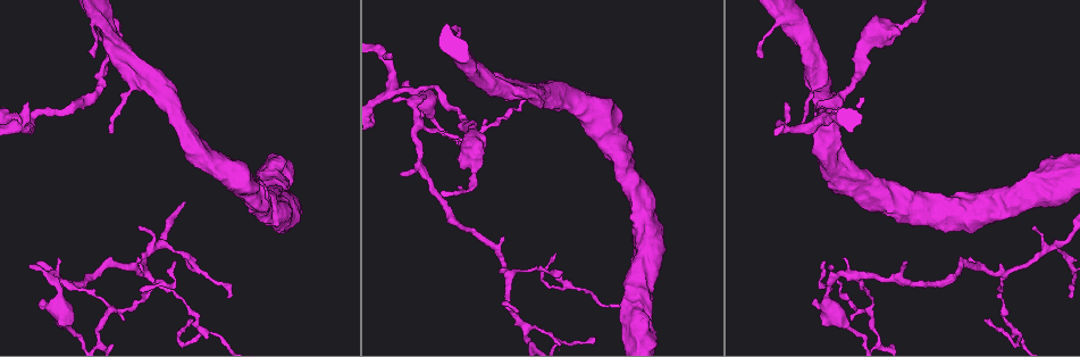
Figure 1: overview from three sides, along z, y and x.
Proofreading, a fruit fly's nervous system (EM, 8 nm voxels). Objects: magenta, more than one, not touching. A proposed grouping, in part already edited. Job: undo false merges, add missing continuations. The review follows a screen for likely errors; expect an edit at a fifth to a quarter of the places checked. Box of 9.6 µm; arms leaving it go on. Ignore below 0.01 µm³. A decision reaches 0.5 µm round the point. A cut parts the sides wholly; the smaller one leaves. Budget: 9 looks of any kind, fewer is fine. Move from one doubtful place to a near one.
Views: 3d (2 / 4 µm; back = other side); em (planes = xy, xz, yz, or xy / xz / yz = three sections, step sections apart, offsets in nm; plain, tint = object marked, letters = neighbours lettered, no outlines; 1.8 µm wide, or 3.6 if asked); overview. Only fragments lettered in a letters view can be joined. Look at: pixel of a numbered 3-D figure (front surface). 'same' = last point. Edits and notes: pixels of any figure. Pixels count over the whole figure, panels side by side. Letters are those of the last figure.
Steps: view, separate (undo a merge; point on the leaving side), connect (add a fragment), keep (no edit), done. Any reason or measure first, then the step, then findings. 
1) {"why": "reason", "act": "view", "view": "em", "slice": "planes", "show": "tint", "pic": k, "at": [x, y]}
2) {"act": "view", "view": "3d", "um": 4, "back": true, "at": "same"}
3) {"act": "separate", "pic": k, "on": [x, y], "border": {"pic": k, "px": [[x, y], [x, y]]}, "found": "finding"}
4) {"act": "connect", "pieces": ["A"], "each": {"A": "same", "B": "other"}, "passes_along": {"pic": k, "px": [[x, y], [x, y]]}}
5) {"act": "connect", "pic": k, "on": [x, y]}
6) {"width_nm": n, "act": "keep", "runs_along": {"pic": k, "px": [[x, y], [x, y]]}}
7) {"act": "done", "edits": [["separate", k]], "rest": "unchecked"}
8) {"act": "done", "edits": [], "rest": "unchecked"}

{"why": "an open end", "act": "view", "view": "em", "slice": "xy", "step": 8, "show": "letters", "pic": 1, "at": [785, 102]}

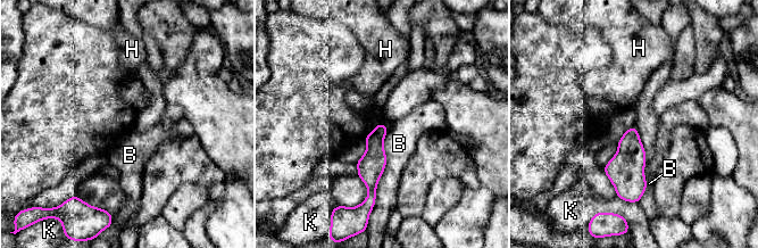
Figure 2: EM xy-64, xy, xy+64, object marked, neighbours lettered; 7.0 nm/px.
{"act": "view", "view": "em", "slice": "planes", "show": "letters", "at": "same"}

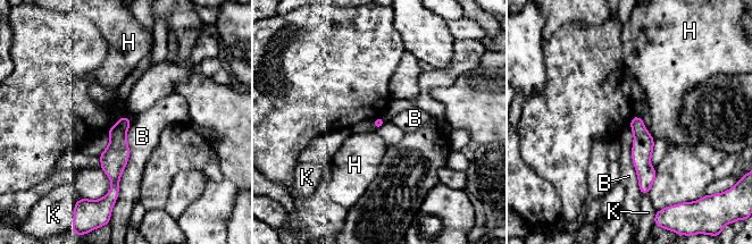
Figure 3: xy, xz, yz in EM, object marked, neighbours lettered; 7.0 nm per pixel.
{"longest_contact_nm": ["B", 550], "act": "keep", "each": {"B": "other", "H": "other", "K": "other"}, "border": {"pic": 3, "px": [[132, 123], [116, 198]]}, "found": "none of them fits"}

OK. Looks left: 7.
{"why": "branch stops here", "act": "view", "view": "3d", "um": 2, "pic": 1, "at": [501, 305]}

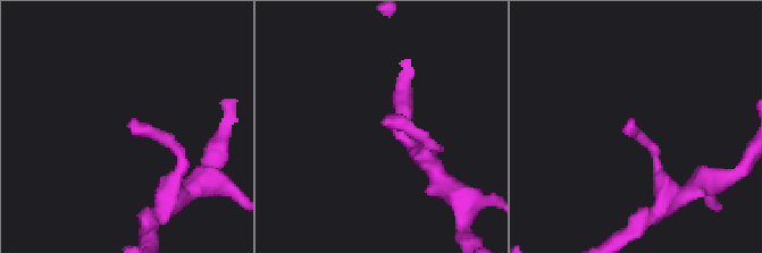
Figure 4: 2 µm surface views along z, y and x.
{"why": "shape alone is not enough", "act": "view", "view": "em", "um": 3.6, "slice": "planes", "show": "letters", "pic": 4, "at": [631, 123]}

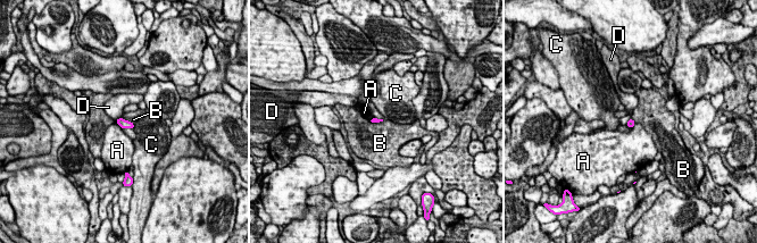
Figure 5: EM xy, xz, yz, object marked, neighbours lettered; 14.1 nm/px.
{"longest_contact_nm": ["B", 190], "act": "keep", "each": {"A": "other", "B": "other", "C": "other", "D": "other"}, "border": {"pic": 5, "px": [[383, 120], [371, 122]]}, "found": "no lettered fragment goes on from it"}

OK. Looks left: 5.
{"why": "branch point", "act": "view", "view": "3d", "um": 4, "pic": 1, "at": [789, 20]}

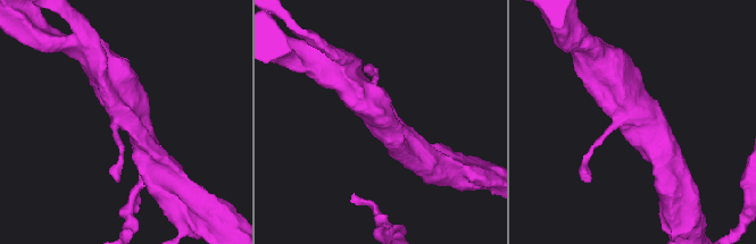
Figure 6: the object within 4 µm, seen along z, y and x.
{"why": "now the EM", "act": "view", "view": "em", "slice": "xy", "step": 8, "show": "letters", "pic": 6, "at": [127, 116]}

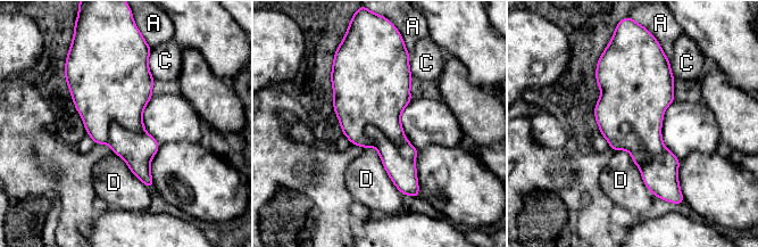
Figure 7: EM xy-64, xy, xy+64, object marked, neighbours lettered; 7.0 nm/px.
{"longest_contact_nm": ["D", 440], "act": "keep", "each": {"A": "other", "C": "other", "D": "other"}, "border": {"pic": 7, "px": [[614, 150], [630, 154], [654, 196]]}, "found": "continuous, no second neuron"}

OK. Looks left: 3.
{"why": "an open end", "act": "view", "view": "3d", "um": 4, "pic": 1, "at": [811, 304]}

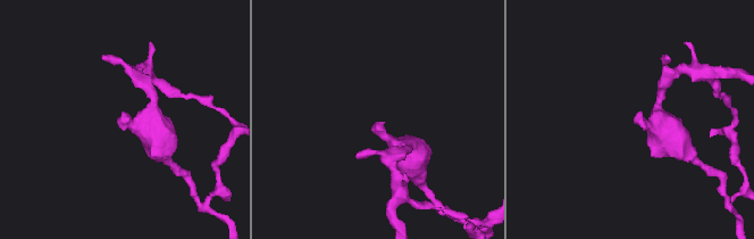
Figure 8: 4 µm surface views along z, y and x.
{"why": "need the tissue", "act": "view", "view": "em", "slice": "xz", "step": 4, "show": "tint", "pic": 8, "at": [635, 121]}

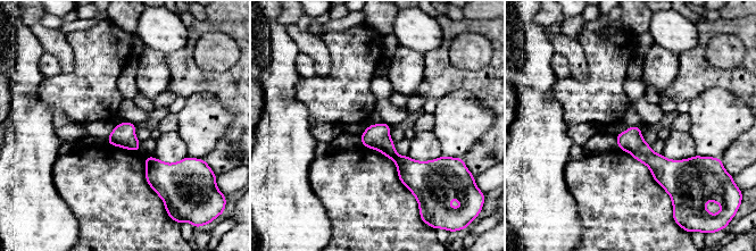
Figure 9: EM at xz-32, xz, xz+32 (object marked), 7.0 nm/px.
{"why": "cut it another way", "act": "view", "view": "em", "slice": "planes", "show": "letters", "at": "same"}

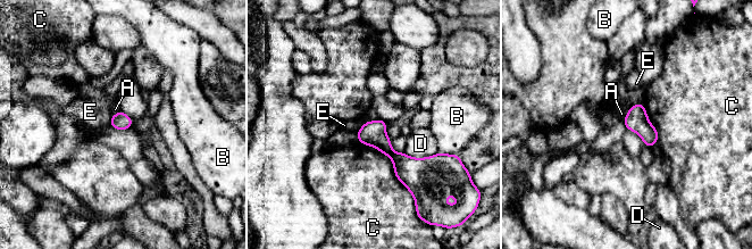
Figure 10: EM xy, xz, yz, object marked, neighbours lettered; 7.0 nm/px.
{"longest_contact_nm": ["C", 550], "act": "keep", "each": {"A": "other", "B": "other", "C": "other", "D": "other", "E": "other"}, "border": {"pic": 10, "px": [[628, 110], [623, 121]]}, "found": "none of them fits"}

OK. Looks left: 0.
{"act": "done", "edits": [], "rest": "unchecked"}

